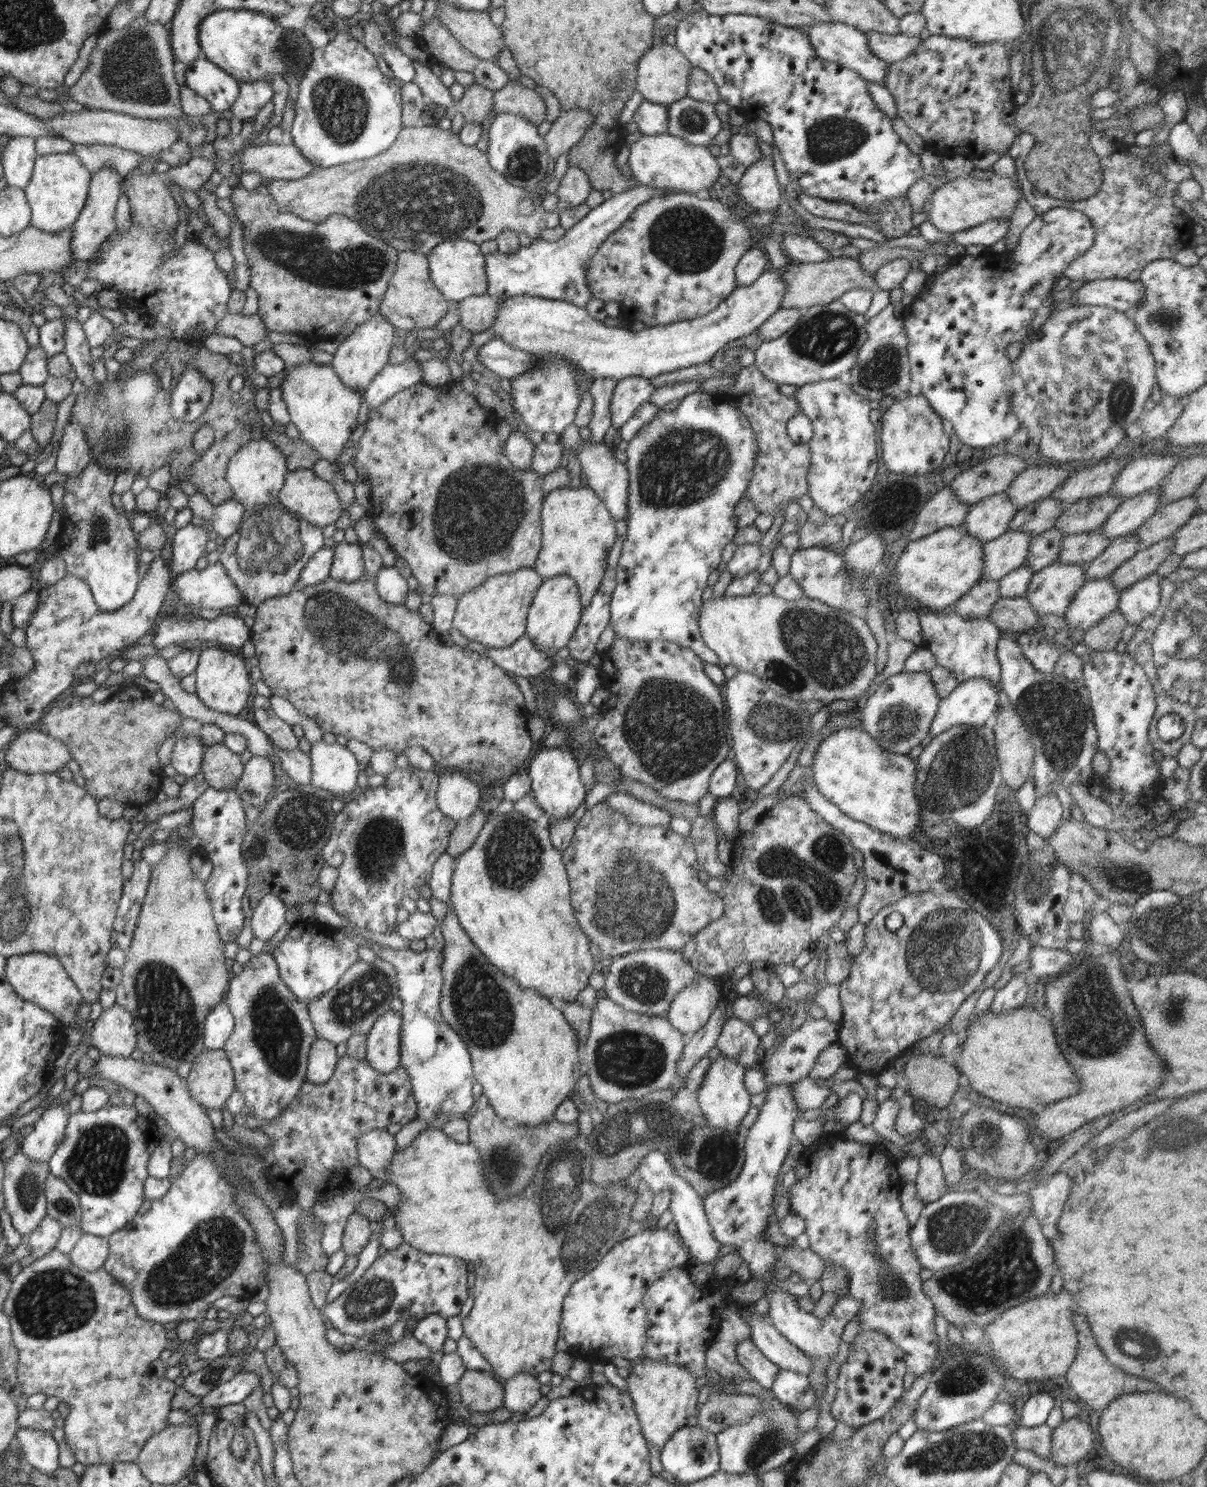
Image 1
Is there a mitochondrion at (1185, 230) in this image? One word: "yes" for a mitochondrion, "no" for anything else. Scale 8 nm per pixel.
no

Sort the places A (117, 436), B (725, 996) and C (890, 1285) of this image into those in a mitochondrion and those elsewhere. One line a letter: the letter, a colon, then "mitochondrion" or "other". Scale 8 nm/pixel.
A: mitochondrion
B: other
C: mitochondrion

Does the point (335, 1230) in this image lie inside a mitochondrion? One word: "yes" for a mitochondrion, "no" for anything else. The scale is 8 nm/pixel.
no

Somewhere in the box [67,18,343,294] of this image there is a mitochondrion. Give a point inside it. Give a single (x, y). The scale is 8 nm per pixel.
(129, 70)

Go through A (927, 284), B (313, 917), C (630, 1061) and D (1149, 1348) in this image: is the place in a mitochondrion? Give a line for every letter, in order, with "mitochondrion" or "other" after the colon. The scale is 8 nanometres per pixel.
A: other
B: other
C: mitochondrion
D: mitochondrion

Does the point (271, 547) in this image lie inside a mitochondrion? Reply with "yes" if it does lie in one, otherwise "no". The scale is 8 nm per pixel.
yes

